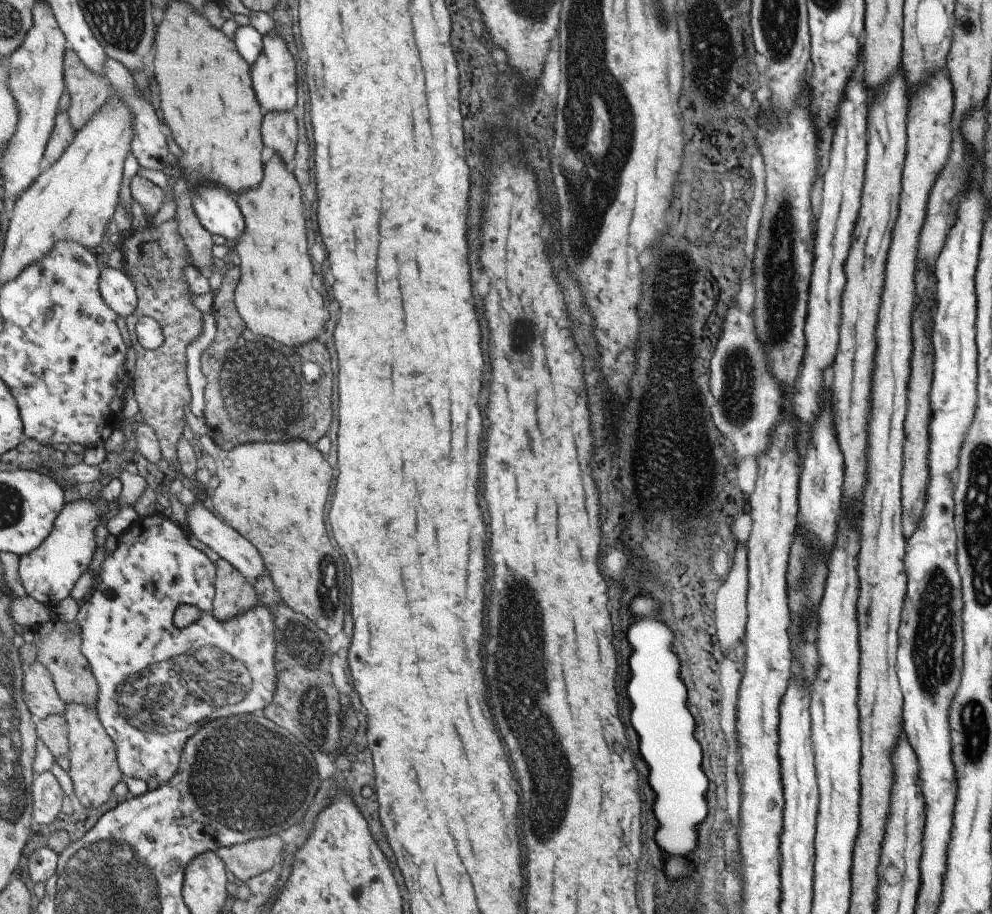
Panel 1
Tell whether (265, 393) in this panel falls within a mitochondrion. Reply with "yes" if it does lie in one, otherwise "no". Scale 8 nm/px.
yes

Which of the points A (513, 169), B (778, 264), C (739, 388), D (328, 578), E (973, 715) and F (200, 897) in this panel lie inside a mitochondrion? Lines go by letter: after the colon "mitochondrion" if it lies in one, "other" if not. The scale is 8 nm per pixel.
A: other
B: mitochondrion
C: mitochondrion
D: mitochondrion
E: mitochondrion
F: other

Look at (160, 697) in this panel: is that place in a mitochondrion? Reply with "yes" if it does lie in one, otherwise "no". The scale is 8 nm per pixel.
yes

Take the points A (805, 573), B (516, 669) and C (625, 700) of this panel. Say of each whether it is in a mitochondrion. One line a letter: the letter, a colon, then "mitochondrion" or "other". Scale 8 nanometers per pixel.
A: mitochondrion
B: mitochondrion
C: other

